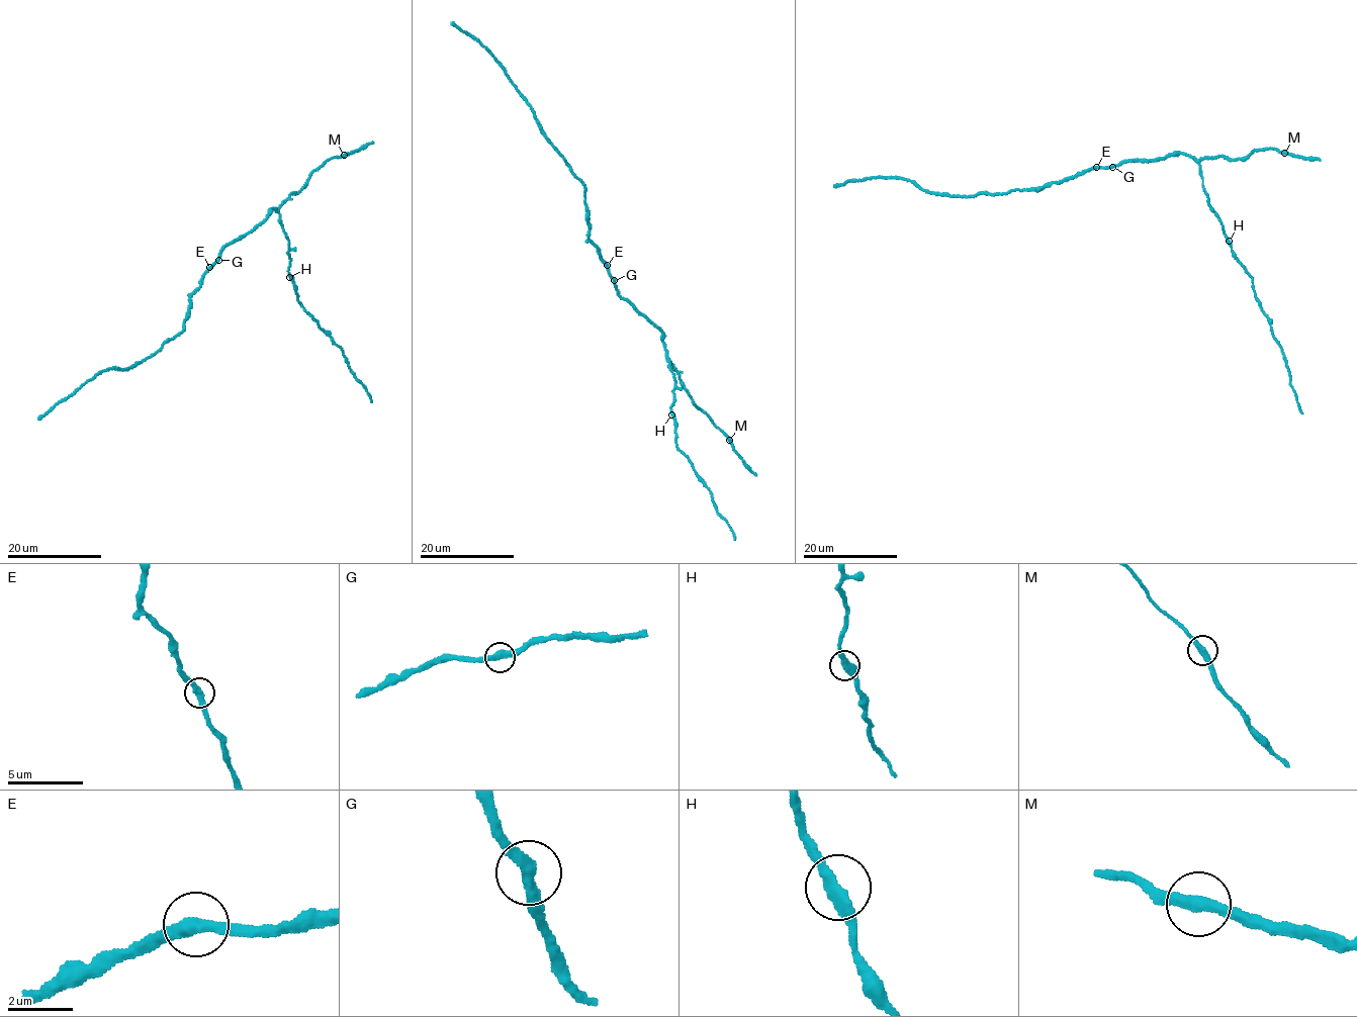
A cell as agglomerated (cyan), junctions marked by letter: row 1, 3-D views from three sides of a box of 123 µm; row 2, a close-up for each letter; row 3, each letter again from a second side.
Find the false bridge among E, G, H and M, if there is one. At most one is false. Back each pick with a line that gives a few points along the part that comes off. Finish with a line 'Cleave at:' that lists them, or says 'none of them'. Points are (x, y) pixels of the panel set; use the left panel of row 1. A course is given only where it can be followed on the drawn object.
Cleave at: none of them

